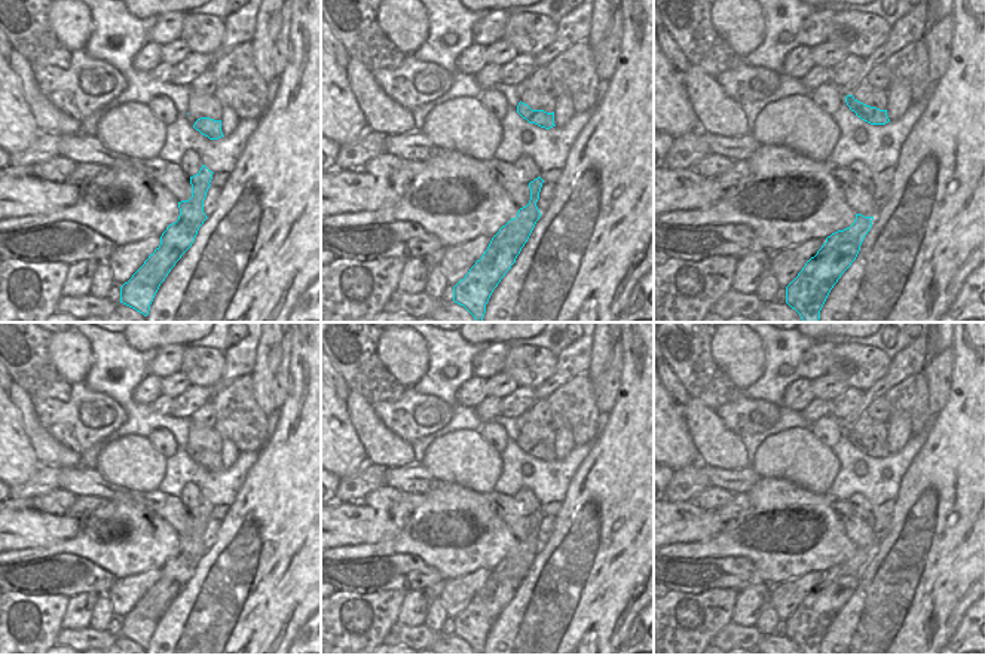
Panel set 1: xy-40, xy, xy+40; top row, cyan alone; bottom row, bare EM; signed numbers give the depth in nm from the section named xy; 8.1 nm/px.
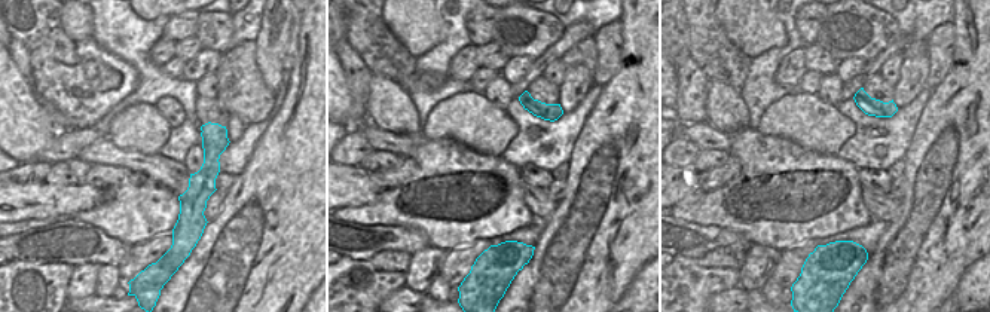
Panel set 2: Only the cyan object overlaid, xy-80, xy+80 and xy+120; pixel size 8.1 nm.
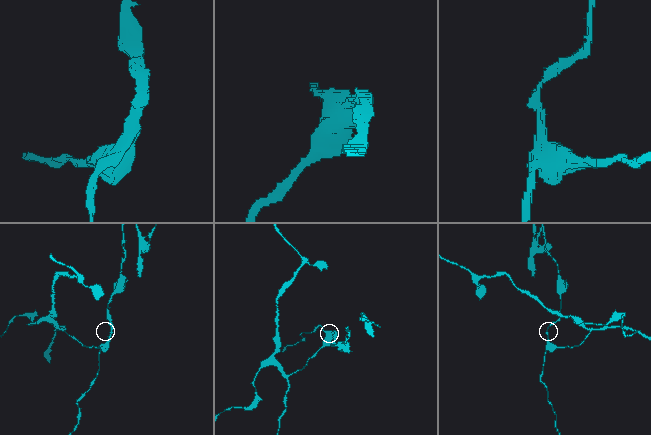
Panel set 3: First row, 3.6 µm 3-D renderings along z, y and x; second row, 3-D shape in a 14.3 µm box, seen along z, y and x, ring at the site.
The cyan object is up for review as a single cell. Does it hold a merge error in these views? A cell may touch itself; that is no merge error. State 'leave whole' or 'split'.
split

